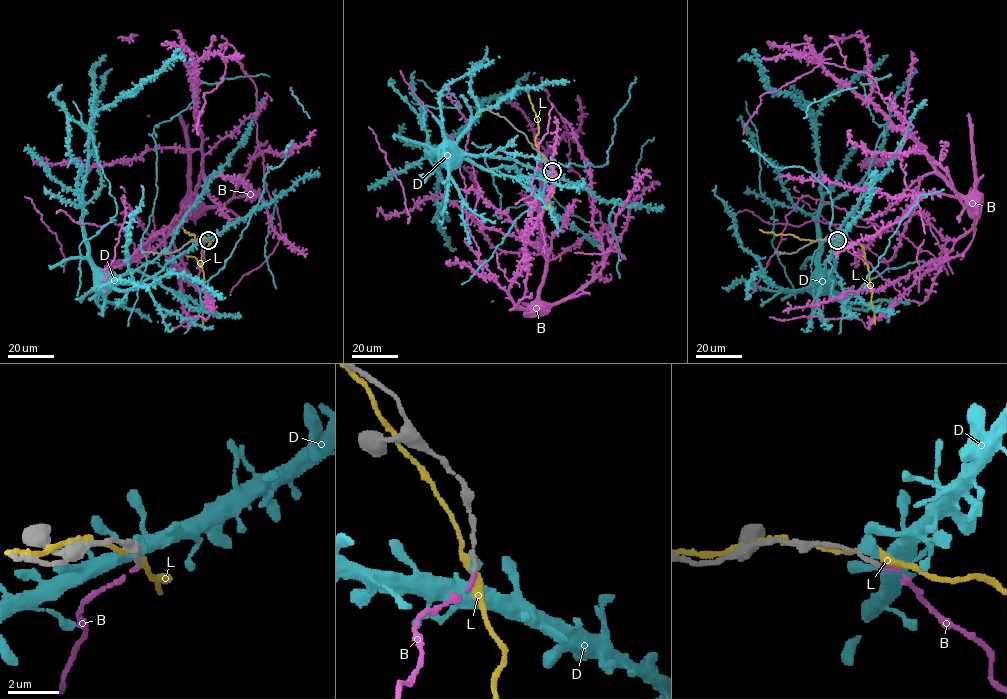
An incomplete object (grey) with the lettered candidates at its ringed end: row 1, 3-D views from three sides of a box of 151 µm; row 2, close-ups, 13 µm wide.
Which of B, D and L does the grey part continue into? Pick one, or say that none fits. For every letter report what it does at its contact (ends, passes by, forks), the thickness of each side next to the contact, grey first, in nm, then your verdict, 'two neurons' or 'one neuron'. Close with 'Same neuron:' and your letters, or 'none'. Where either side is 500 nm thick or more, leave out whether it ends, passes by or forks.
B: it ends | 180/140 nm | one neuron
D: it ends | 200/480 nm | two neurons
L: it passes by | 180/280 nm | two neurons
Same neuron: B

